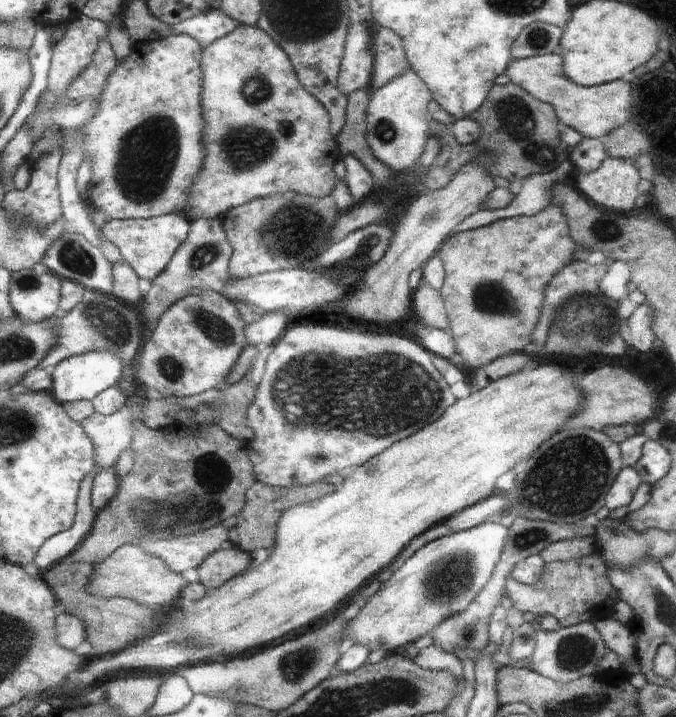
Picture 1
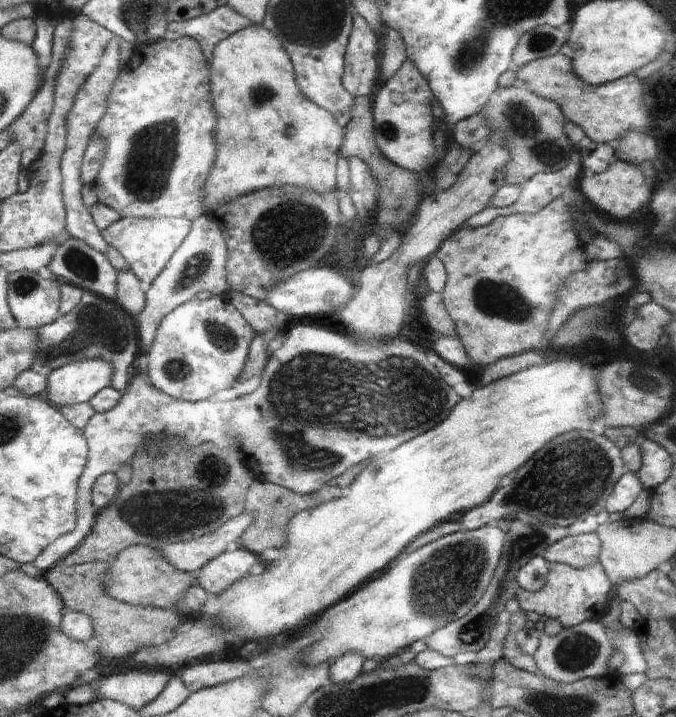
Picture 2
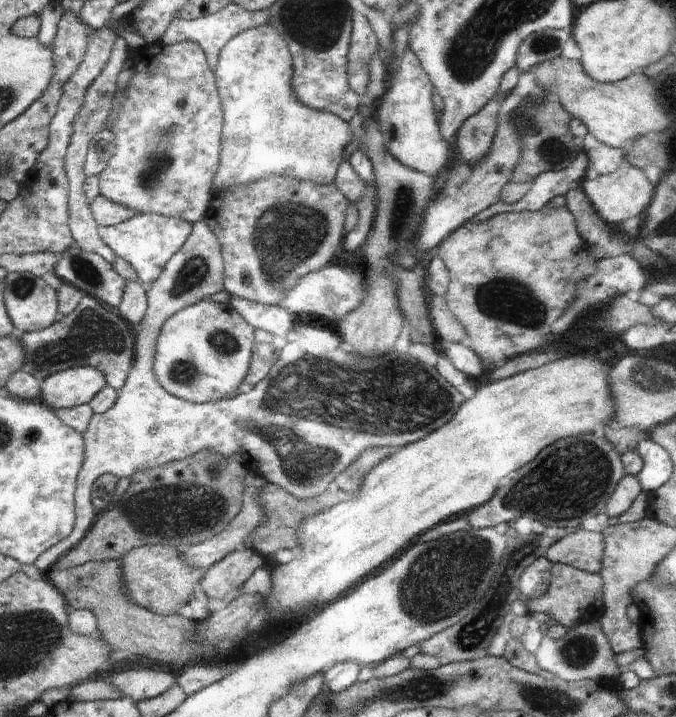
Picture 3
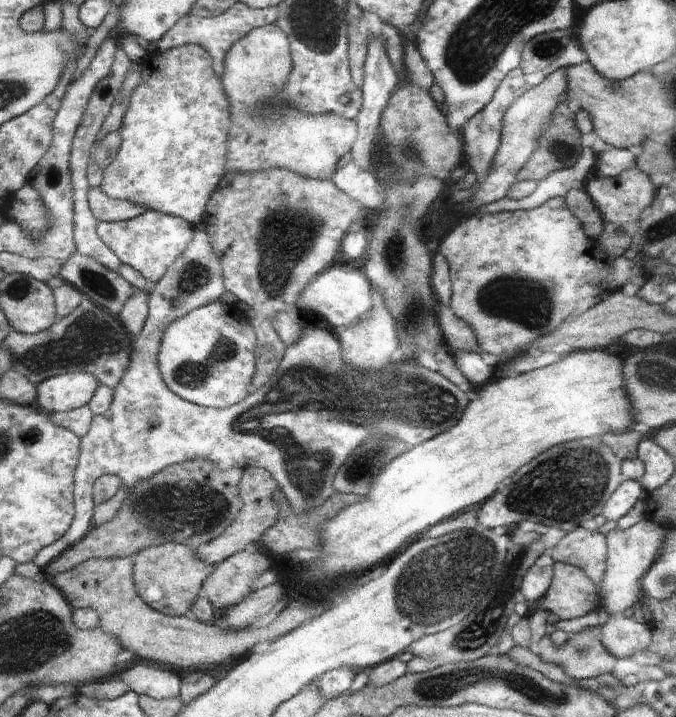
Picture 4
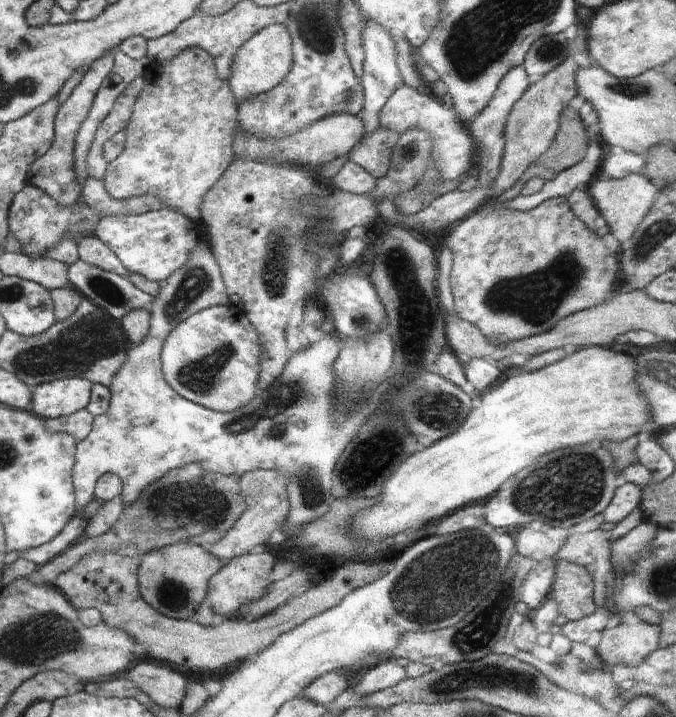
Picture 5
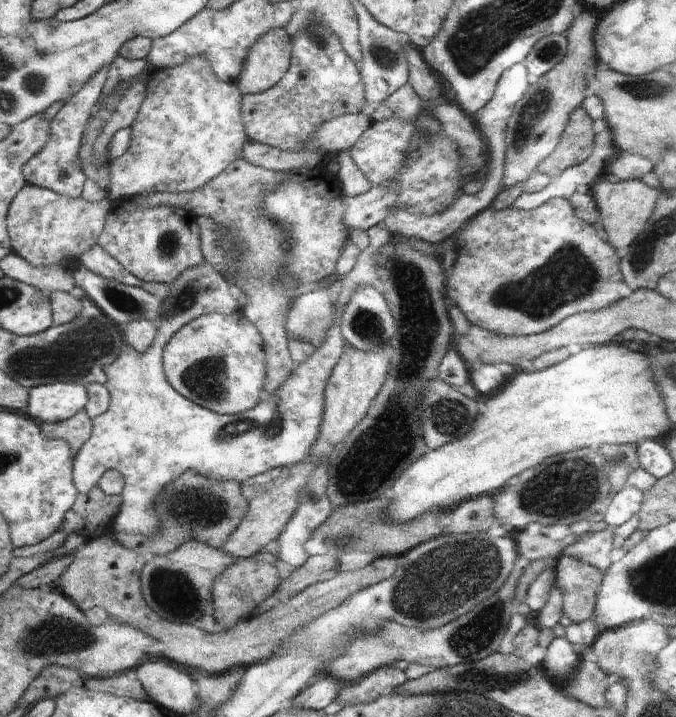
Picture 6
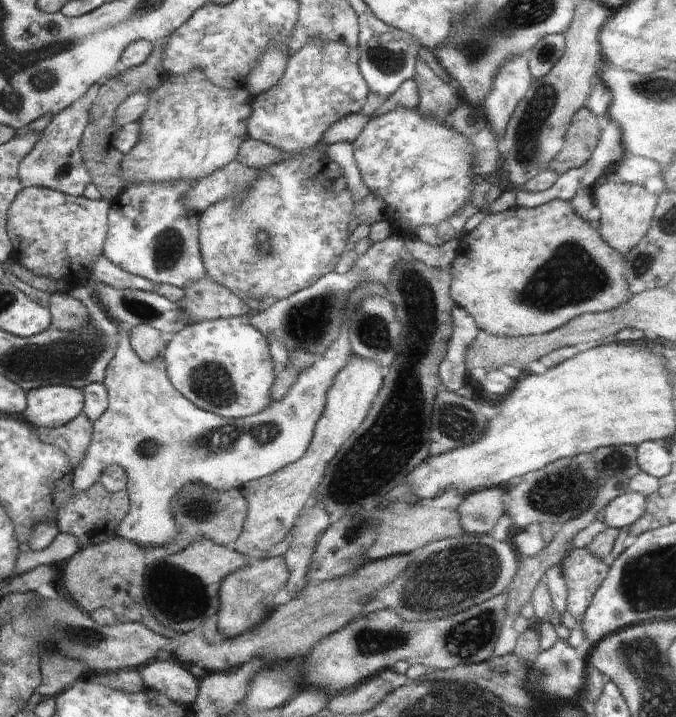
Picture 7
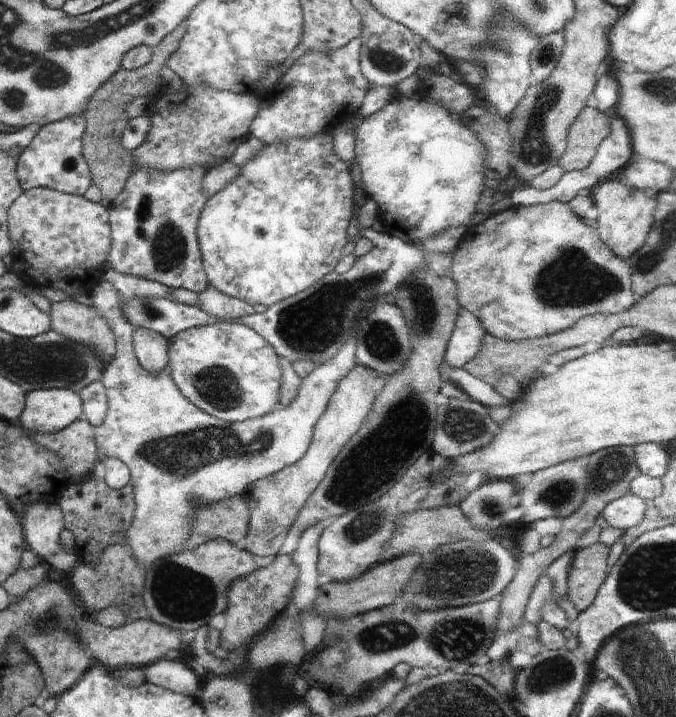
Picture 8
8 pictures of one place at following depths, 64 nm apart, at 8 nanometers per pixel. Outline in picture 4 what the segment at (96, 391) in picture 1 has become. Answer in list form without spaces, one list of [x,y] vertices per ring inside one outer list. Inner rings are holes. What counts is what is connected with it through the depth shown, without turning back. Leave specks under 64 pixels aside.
[[[71,372],[39,385],[38,404],[50,414],[72,412],[88,406],[99,388],[99,379],[87,372]]]

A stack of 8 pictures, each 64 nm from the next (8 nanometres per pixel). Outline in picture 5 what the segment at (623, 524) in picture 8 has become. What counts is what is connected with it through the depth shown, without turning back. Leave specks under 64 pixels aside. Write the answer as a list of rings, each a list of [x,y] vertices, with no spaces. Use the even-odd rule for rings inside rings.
[[[621,482],[611,505],[604,510],[606,522],[618,524],[641,505],[643,490],[632,482]]]

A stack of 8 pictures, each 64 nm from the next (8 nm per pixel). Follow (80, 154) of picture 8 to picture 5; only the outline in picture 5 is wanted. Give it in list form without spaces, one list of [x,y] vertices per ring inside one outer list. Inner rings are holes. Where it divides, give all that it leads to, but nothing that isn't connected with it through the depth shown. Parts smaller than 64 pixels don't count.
[[[114,52],[105,53],[92,64],[82,82],[61,106],[55,125],[57,131],[55,144],[46,156],[42,156],[34,164],[30,172],[28,184],[38,186],[41,190],[46,191],[48,195],[59,201],[62,207],[74,207],[78,204],[80,198],[82,198],[84,186],[79,182],[75,168],[76,156],[74,156],[74,152],[76,152],[76,136],[78,136],[80,128],[85,125],[85,121],[92,111],[94,96],[102,85],[102,82],[106,79],[106,76],[112,71],[114,60]]]

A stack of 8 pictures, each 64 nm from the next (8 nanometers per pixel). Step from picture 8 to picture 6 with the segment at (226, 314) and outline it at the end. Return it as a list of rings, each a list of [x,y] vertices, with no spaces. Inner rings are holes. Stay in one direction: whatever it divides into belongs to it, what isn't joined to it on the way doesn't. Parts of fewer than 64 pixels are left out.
[[[203,258],[200,265],[192,266],[180,274],[178,280],[170,285],[170,294],[162,300],[163,317],[156,327],[156,337],[152,345],[145,351],[136,351],[134,347],[125,344],[119,358],[107,370],[108,378],[105,388],[109,393],[109,408],[104,414],[94,420],[92,439],[79,451],[75,461],[75,484],[82,495],[90,495],[94,484],[108,470],[117,471],[124,480],[123,504],[119,510],[118,519],[112,525],[116,531],[153,535],[162,528],[162,518],[156,508],[156,500],[166,488],[176,482],[186,472],[223,479],[246,481],[252,476],[266,473],[277,467],[300,465],[311,457],[316,442],[322,437],[326,413],[326,387],[341,358],[346,341],[342,340],[338,326],[332,326],[325,340],[315,348],[311,356],[302,363],[294,363],[294,373],[275,392],[264,390],[260,394],[260,402],[254,408],[234,415],[222,415],[206,408],[197,406],[190,399],[180,395],[165,378],[163,370],[163,351],[169,339],[182,326],[202,314],[223,313],[231,314],[239,309],[235,289],[227,284],[220,273],[210,262]]]

